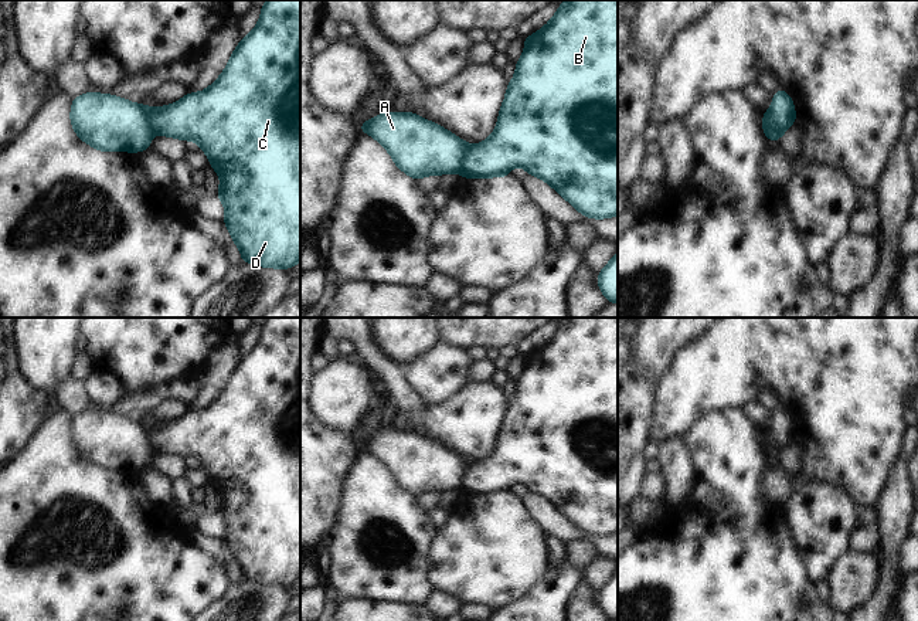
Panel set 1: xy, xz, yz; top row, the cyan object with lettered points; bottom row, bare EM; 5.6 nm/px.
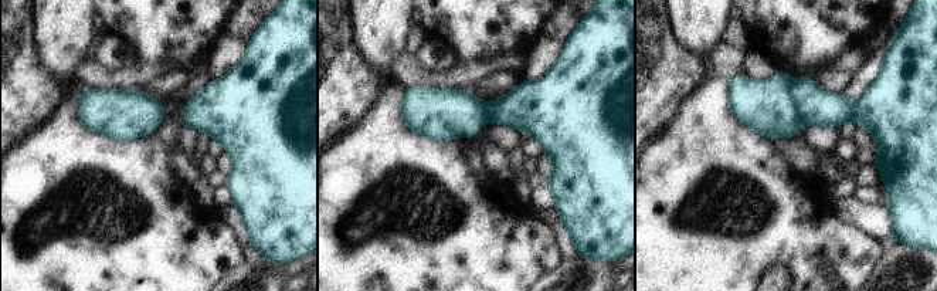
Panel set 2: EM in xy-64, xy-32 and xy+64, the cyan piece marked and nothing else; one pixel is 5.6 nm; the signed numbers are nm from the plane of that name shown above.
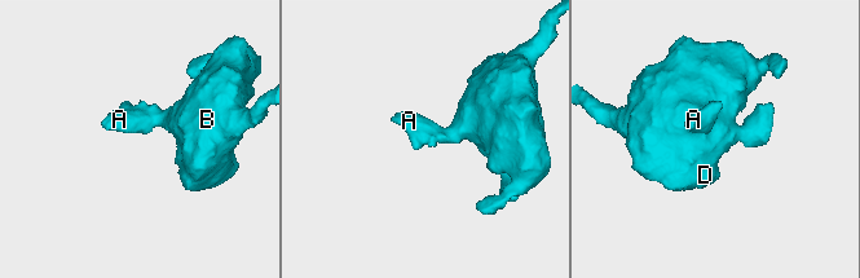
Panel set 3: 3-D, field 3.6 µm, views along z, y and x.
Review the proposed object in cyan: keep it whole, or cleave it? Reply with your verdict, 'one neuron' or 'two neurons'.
two neurons

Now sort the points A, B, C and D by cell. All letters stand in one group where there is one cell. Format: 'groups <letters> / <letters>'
groups A / B C D

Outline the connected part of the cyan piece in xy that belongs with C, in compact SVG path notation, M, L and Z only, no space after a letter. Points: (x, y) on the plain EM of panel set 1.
M266 318L261 325L261 335L255 346L238 360L225 387L203 410L188 410L177 420L160 425L143 424L147 430L153 452L177 455L181 459L191 457L198 461L200 468L207 471L210 483L221 496L215 513L222 519L225 526L222 539L238 564L244 580L283 588L300 580L300 318Z

